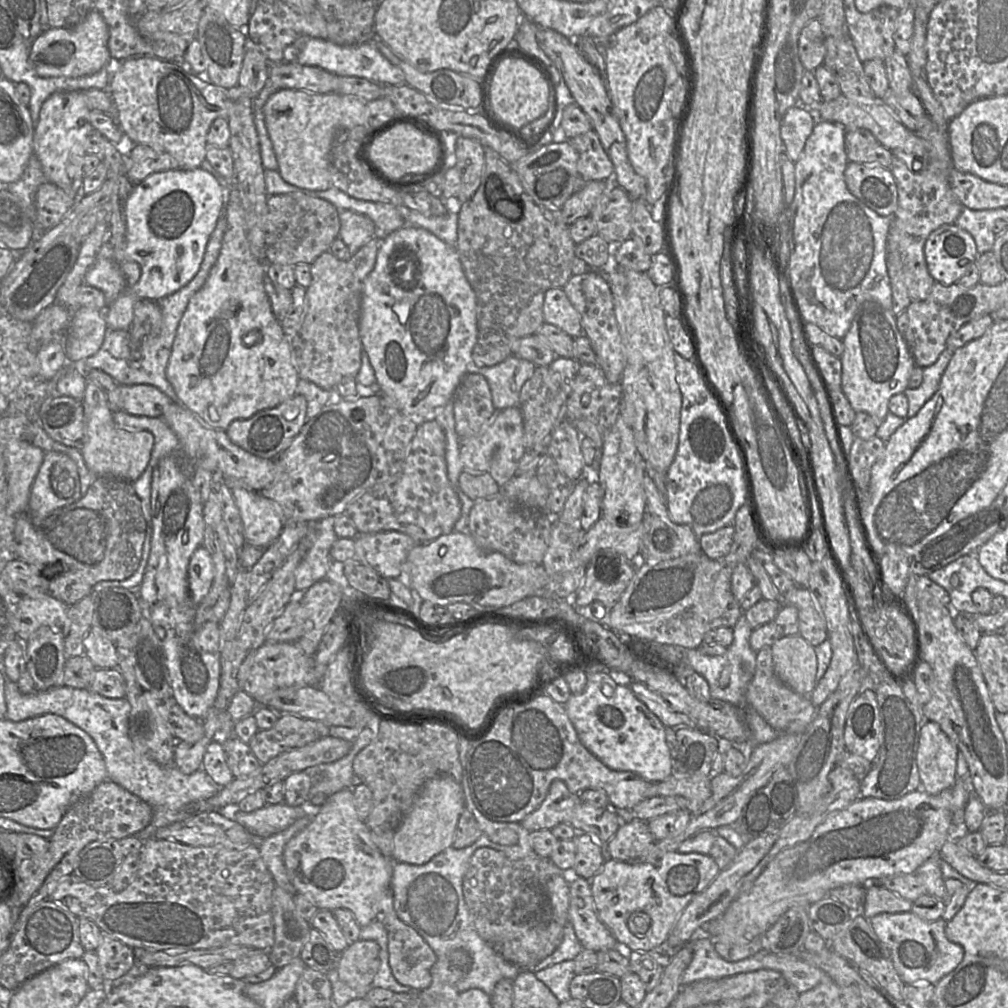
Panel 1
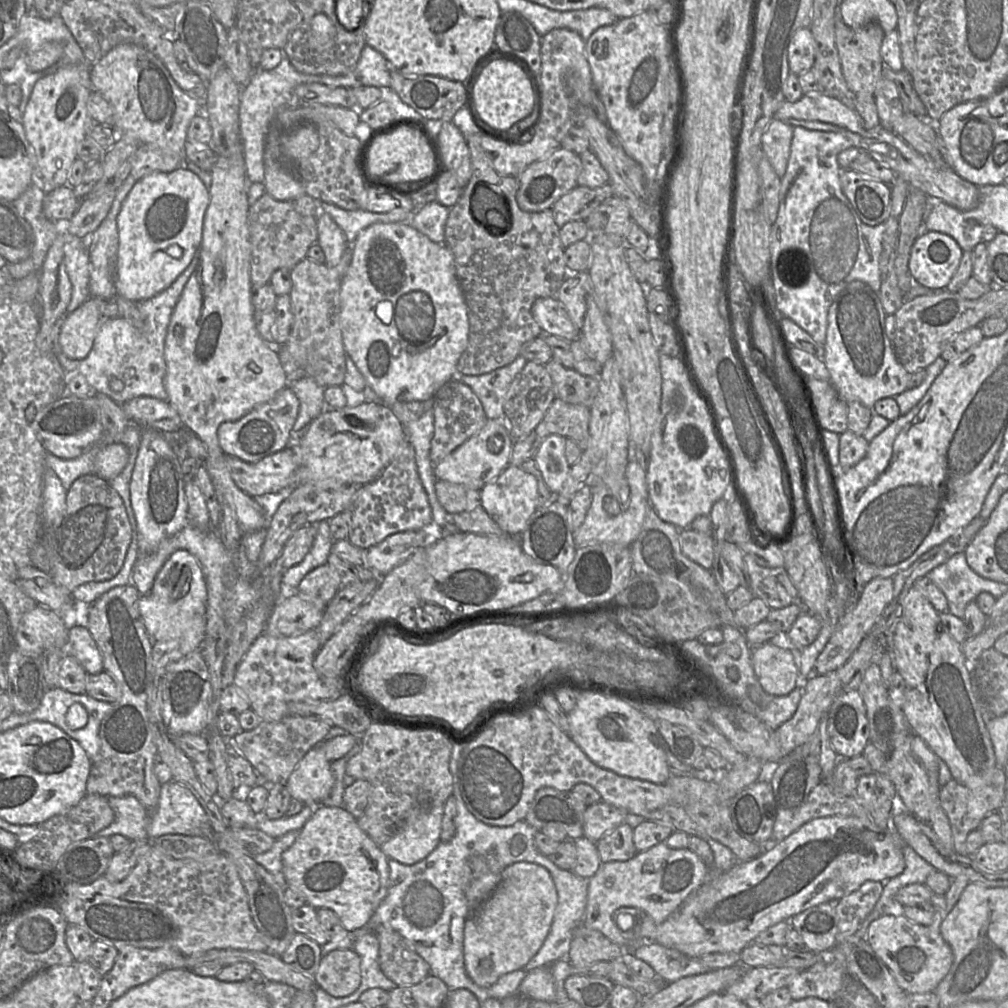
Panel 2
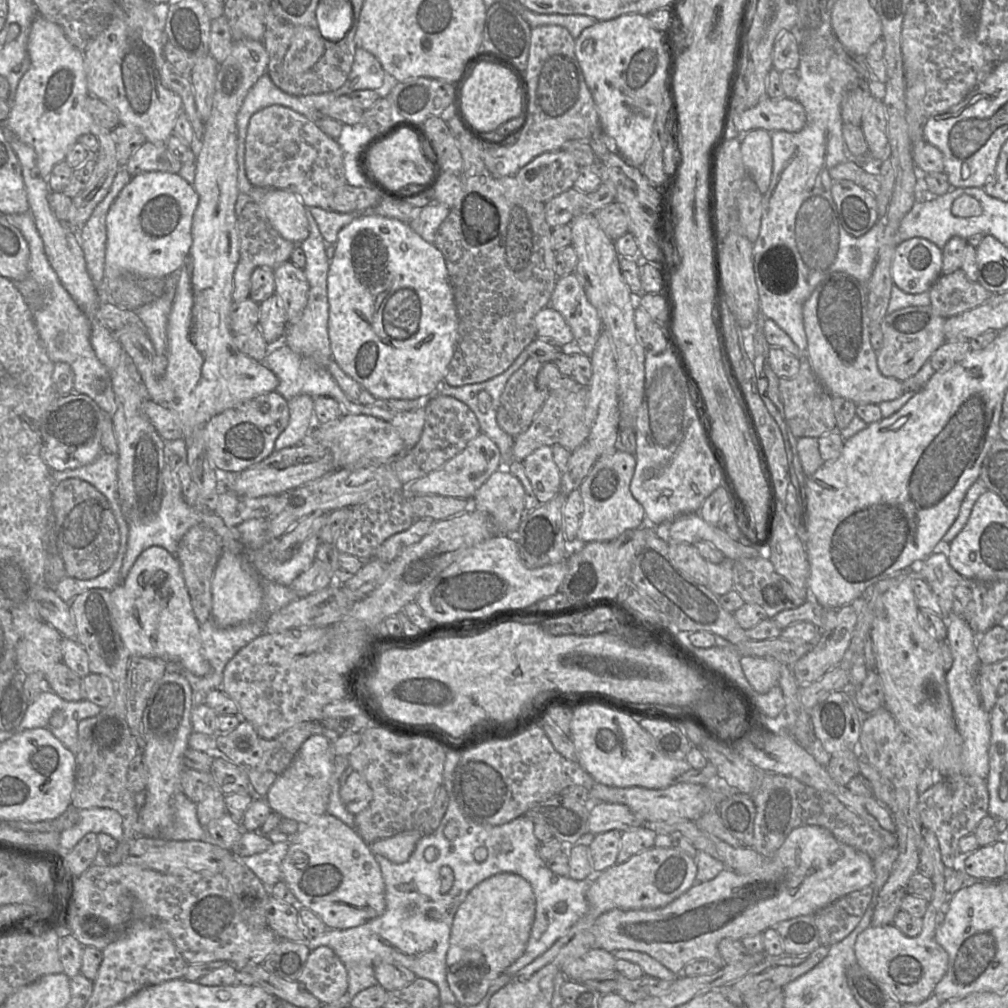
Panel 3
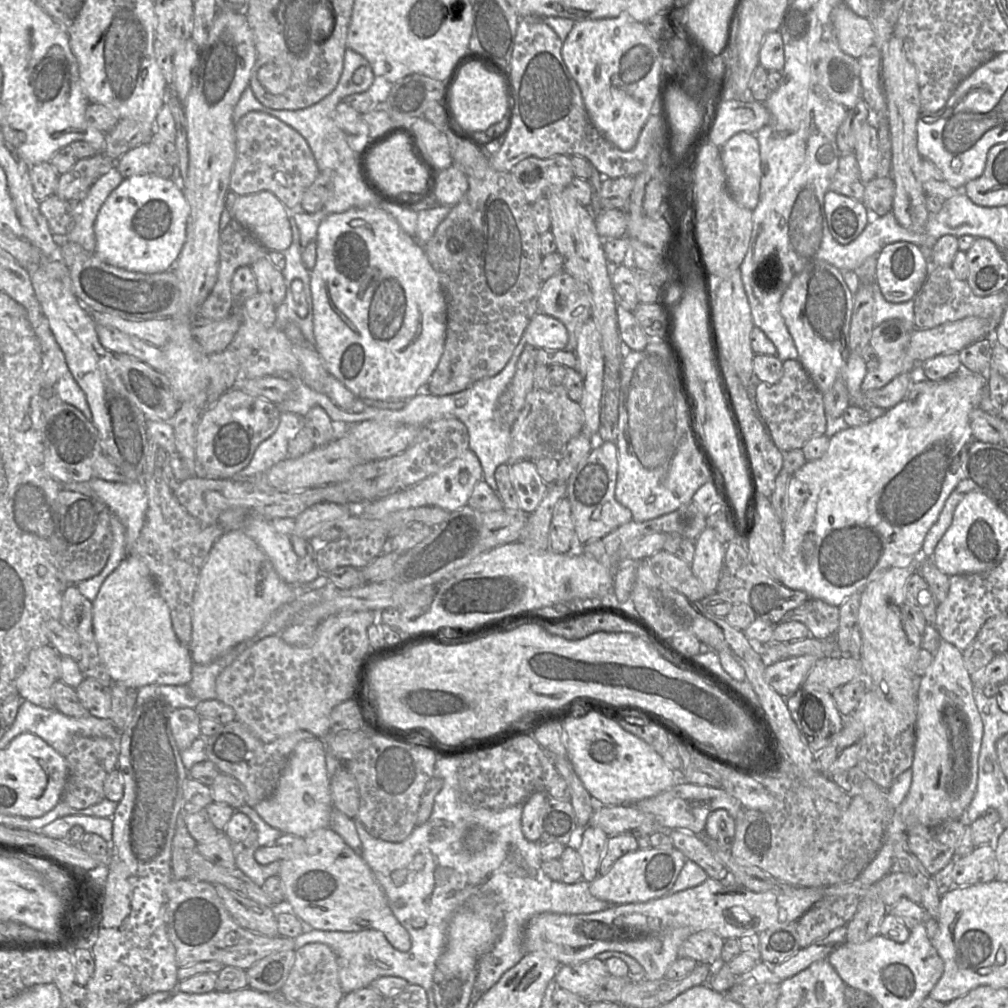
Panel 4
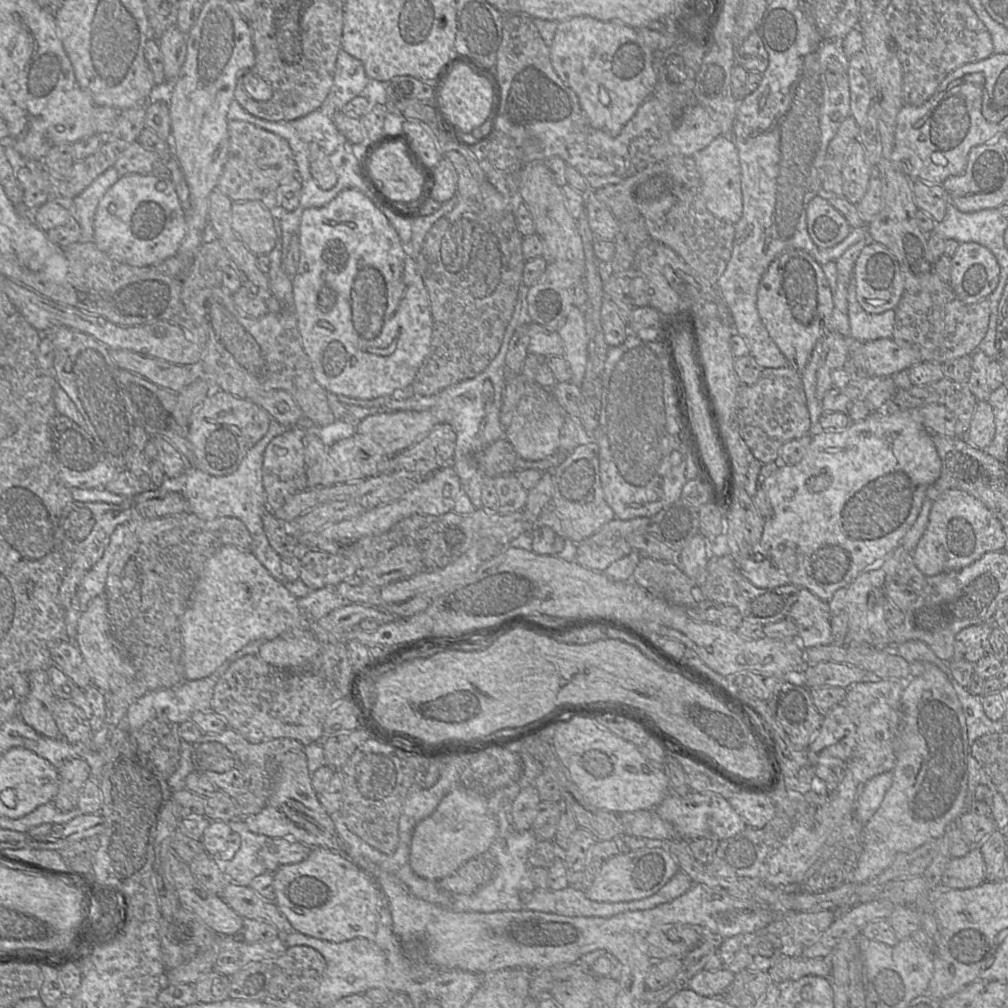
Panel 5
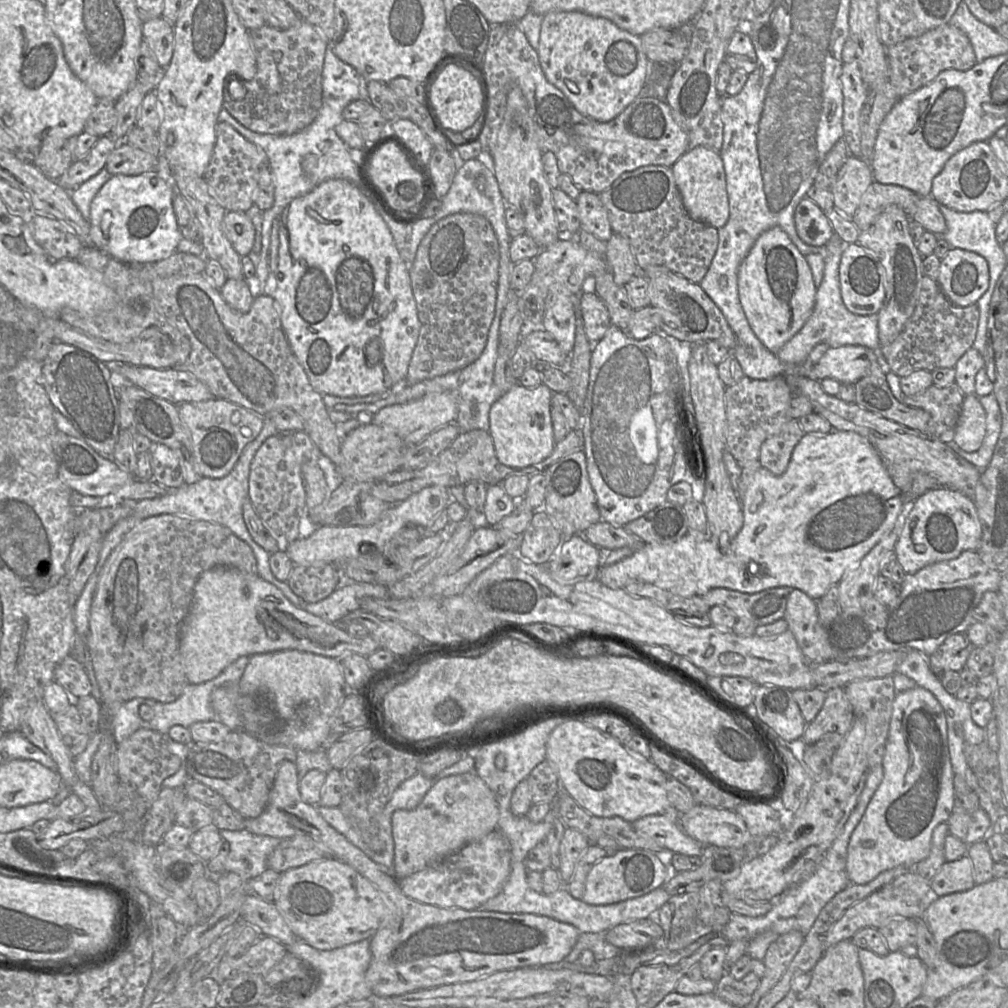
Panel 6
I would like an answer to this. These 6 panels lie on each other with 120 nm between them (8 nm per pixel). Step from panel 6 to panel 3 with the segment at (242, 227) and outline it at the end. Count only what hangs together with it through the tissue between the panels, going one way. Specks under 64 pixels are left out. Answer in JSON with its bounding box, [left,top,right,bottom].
[248,188,308,245]

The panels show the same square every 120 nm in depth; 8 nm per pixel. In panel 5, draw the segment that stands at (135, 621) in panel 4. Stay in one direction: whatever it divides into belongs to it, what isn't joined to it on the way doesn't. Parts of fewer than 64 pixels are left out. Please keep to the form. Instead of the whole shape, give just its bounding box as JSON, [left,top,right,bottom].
[75,595,133,693]

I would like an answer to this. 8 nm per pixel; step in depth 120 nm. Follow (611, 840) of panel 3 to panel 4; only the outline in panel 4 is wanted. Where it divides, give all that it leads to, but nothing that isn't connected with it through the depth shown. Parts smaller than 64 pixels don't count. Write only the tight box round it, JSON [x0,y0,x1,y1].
[577,826,609,882]

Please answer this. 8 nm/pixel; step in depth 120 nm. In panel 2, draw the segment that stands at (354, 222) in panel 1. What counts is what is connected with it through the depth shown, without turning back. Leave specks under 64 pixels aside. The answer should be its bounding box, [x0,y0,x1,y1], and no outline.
[317,211,349,267]

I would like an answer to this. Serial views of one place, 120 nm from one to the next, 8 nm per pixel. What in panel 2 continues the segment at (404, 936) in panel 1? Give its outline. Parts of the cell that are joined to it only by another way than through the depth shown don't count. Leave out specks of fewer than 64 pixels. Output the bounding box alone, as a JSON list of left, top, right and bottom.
[376,922,430,986]

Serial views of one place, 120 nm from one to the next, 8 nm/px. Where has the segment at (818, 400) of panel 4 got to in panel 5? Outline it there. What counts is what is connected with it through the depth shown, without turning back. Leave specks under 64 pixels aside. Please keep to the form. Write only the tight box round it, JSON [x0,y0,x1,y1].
[735,365,813,464]

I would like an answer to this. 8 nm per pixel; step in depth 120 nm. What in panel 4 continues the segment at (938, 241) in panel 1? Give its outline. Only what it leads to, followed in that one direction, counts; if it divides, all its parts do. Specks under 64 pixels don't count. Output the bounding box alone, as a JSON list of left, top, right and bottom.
[875,241,930,303]

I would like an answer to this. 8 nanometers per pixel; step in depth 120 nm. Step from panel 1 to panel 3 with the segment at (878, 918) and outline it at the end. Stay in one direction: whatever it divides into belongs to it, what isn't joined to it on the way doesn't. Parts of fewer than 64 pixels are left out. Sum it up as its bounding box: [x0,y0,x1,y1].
[855,902,948,1004]

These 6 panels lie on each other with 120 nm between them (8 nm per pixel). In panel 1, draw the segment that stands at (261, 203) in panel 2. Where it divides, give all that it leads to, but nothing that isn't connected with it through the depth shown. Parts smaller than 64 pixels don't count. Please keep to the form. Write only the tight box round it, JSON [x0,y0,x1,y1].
[263,194,340,265]

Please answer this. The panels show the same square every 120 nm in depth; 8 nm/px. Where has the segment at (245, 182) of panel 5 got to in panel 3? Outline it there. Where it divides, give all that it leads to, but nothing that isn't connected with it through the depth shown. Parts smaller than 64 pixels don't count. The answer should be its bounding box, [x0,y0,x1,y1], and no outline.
[245,105,347,209]

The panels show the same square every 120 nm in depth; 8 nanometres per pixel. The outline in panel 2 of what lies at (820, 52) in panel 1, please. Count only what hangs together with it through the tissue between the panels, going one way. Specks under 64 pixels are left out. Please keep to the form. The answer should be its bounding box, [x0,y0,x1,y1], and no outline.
[788,28,815,75]

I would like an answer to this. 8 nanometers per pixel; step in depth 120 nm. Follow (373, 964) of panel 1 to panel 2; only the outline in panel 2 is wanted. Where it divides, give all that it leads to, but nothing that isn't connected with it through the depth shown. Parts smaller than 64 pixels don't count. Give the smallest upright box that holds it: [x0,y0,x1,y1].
[313,949,361,997]

